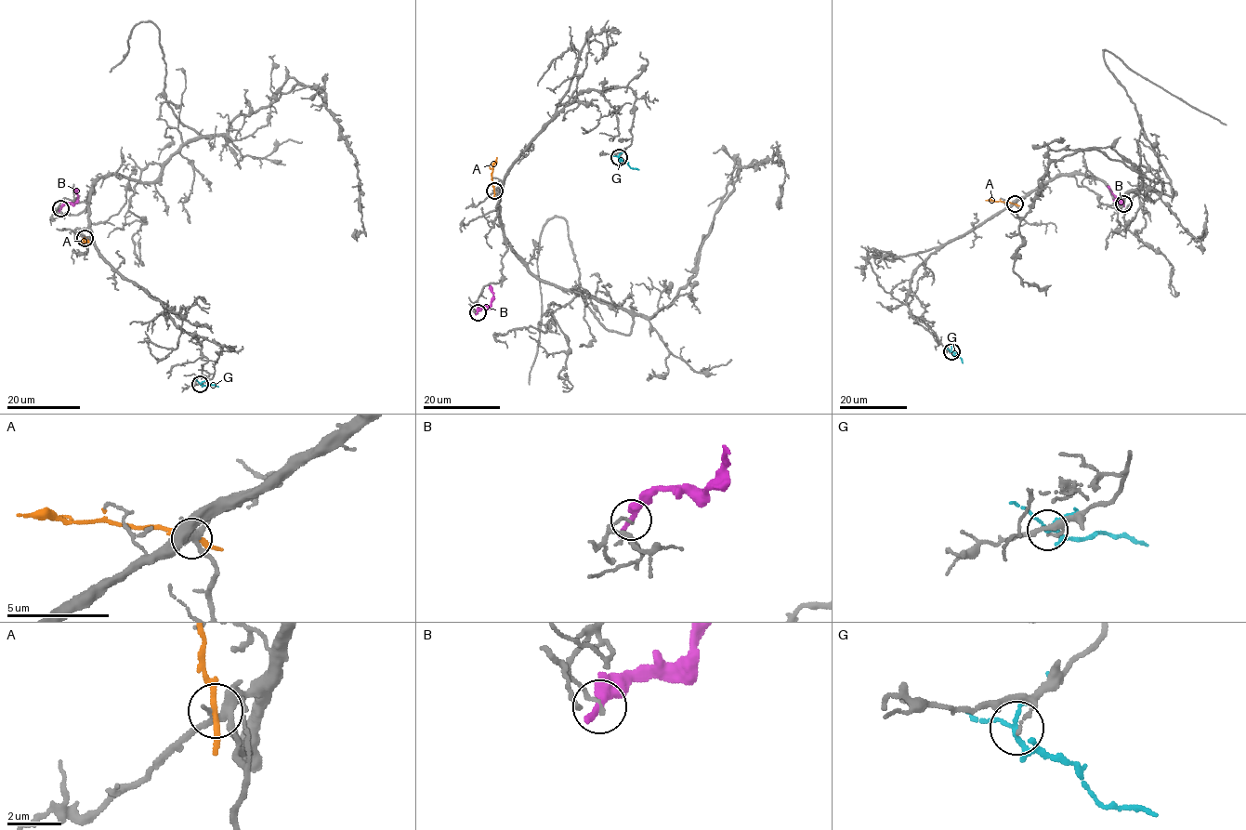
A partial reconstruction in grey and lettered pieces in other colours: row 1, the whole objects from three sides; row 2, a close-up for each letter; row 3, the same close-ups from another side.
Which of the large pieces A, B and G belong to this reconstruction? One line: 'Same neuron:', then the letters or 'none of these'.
Same neuron: none of these

